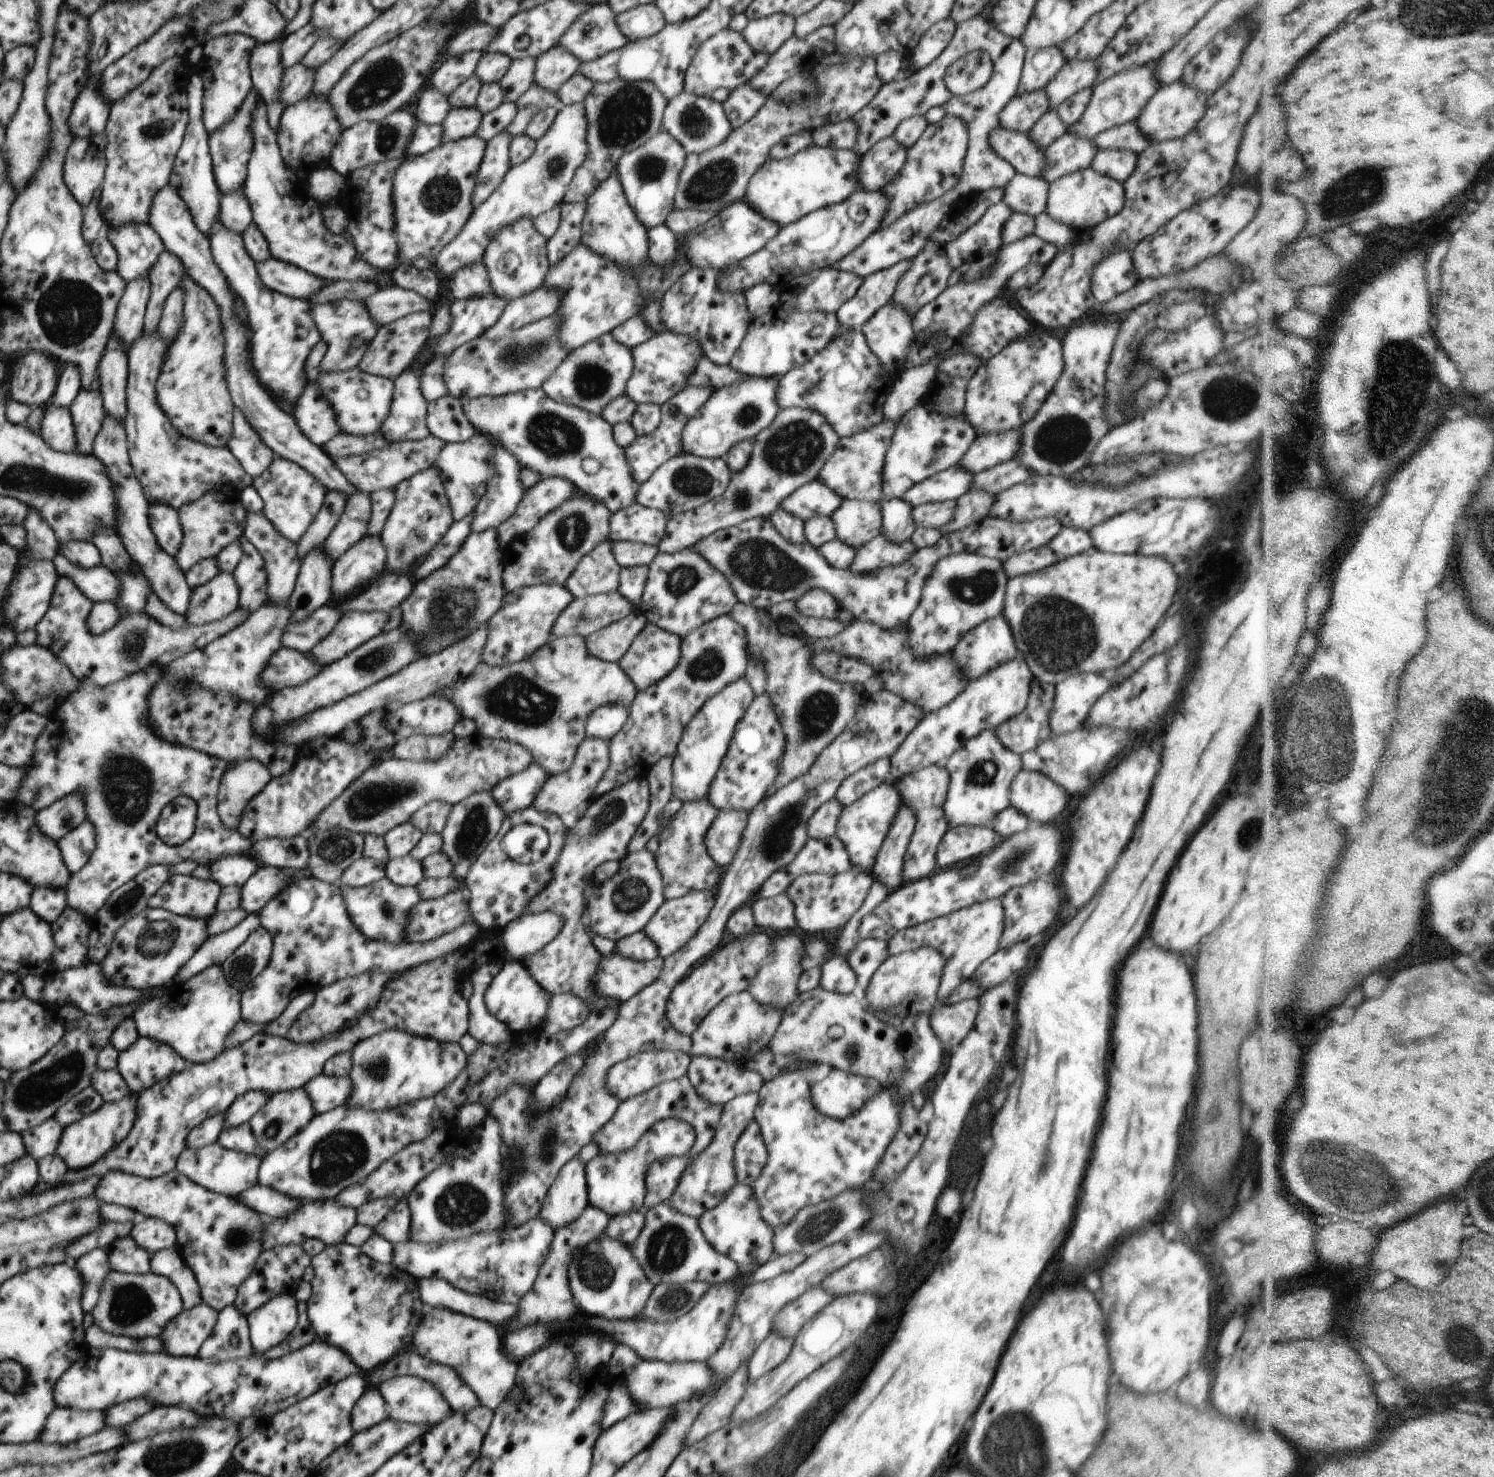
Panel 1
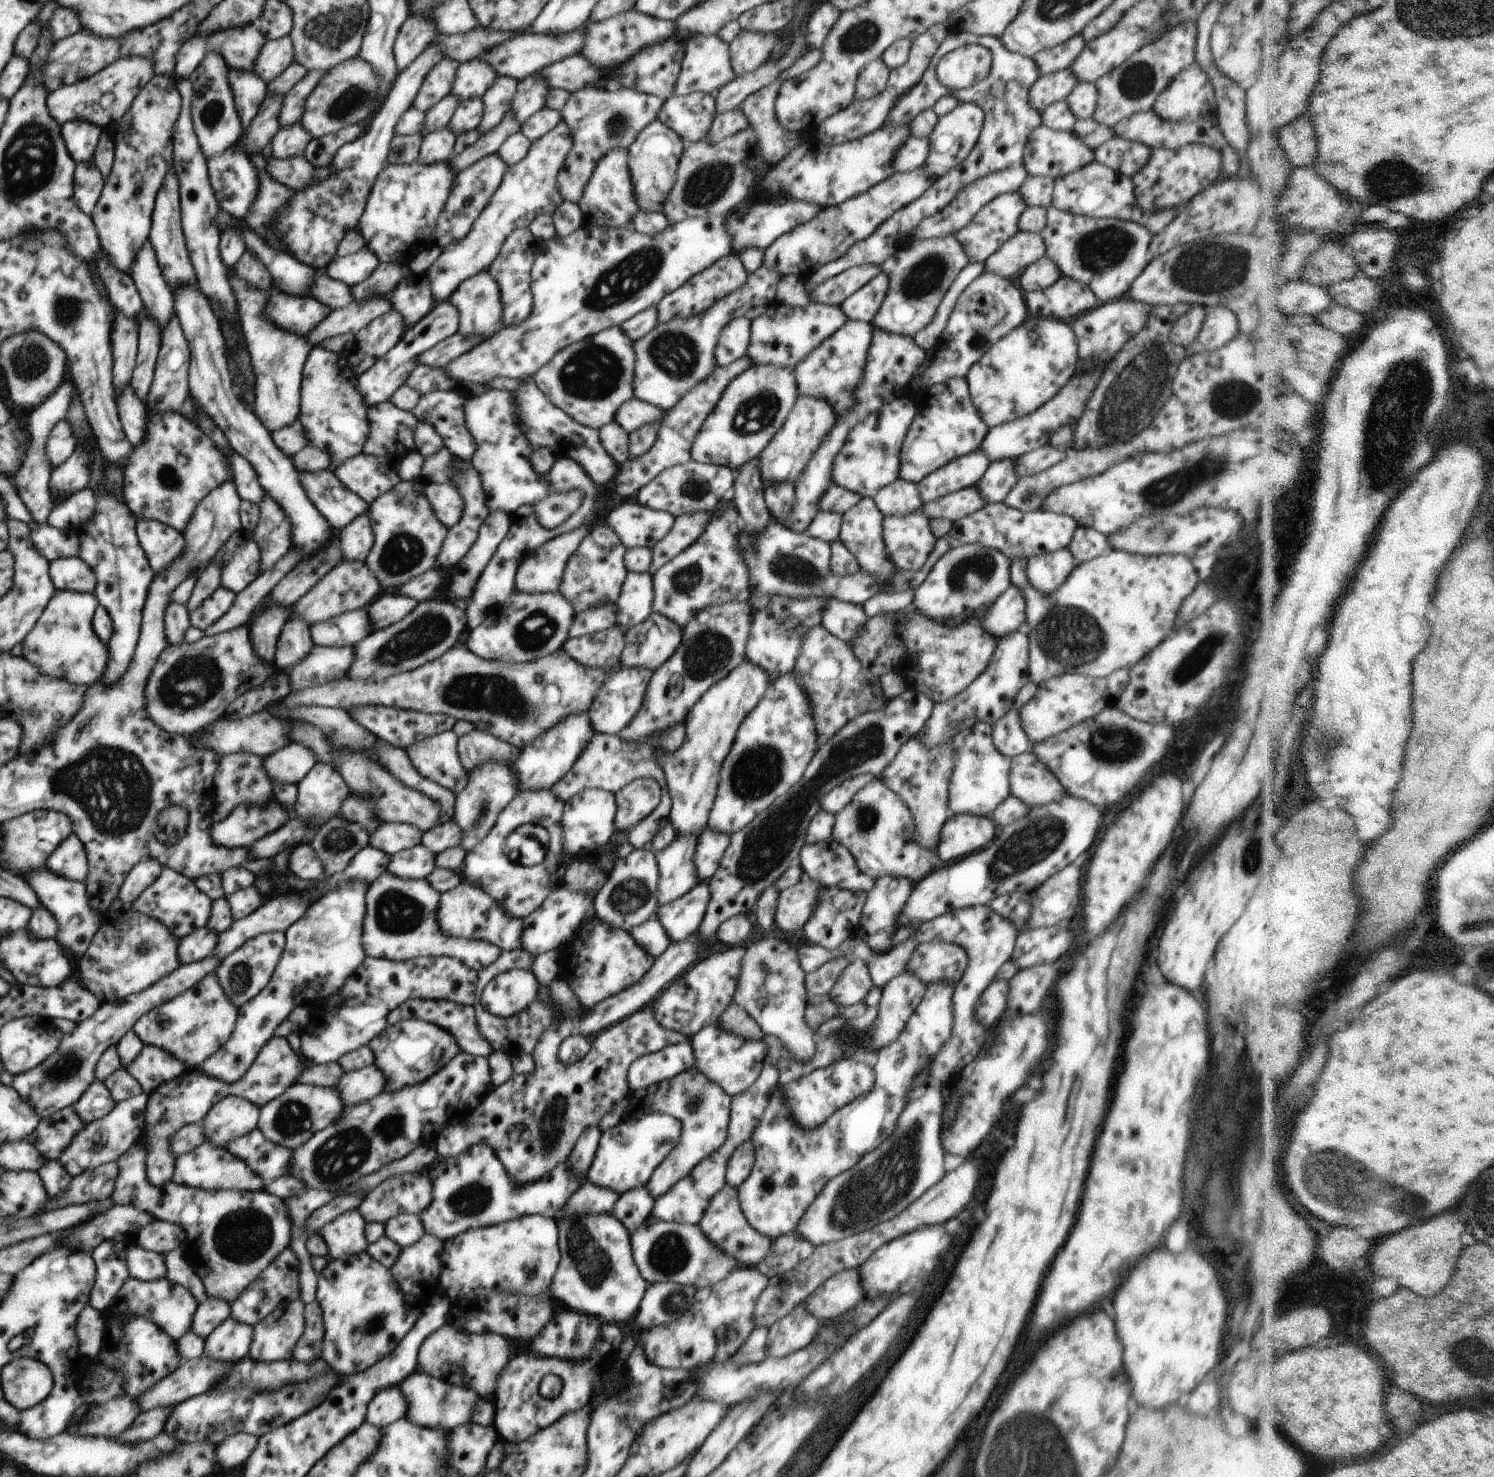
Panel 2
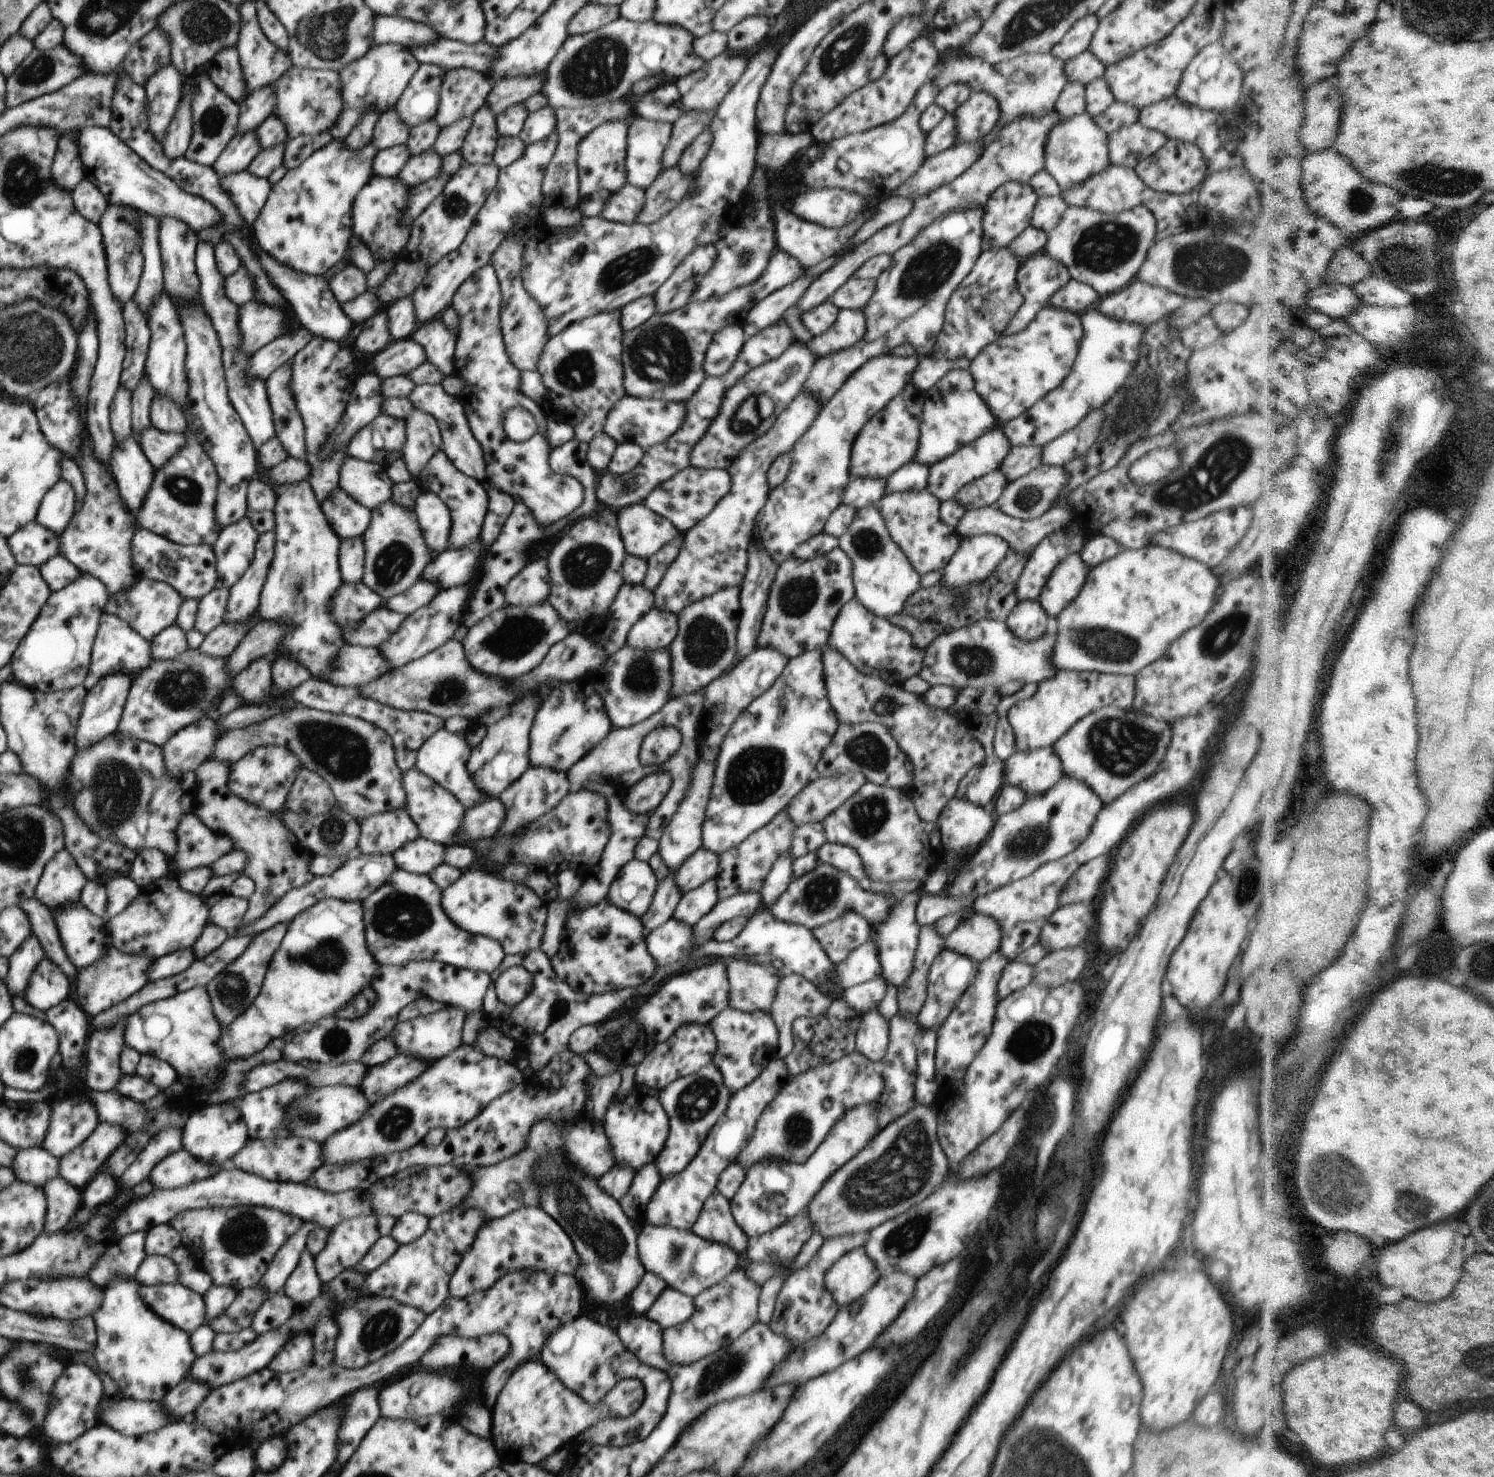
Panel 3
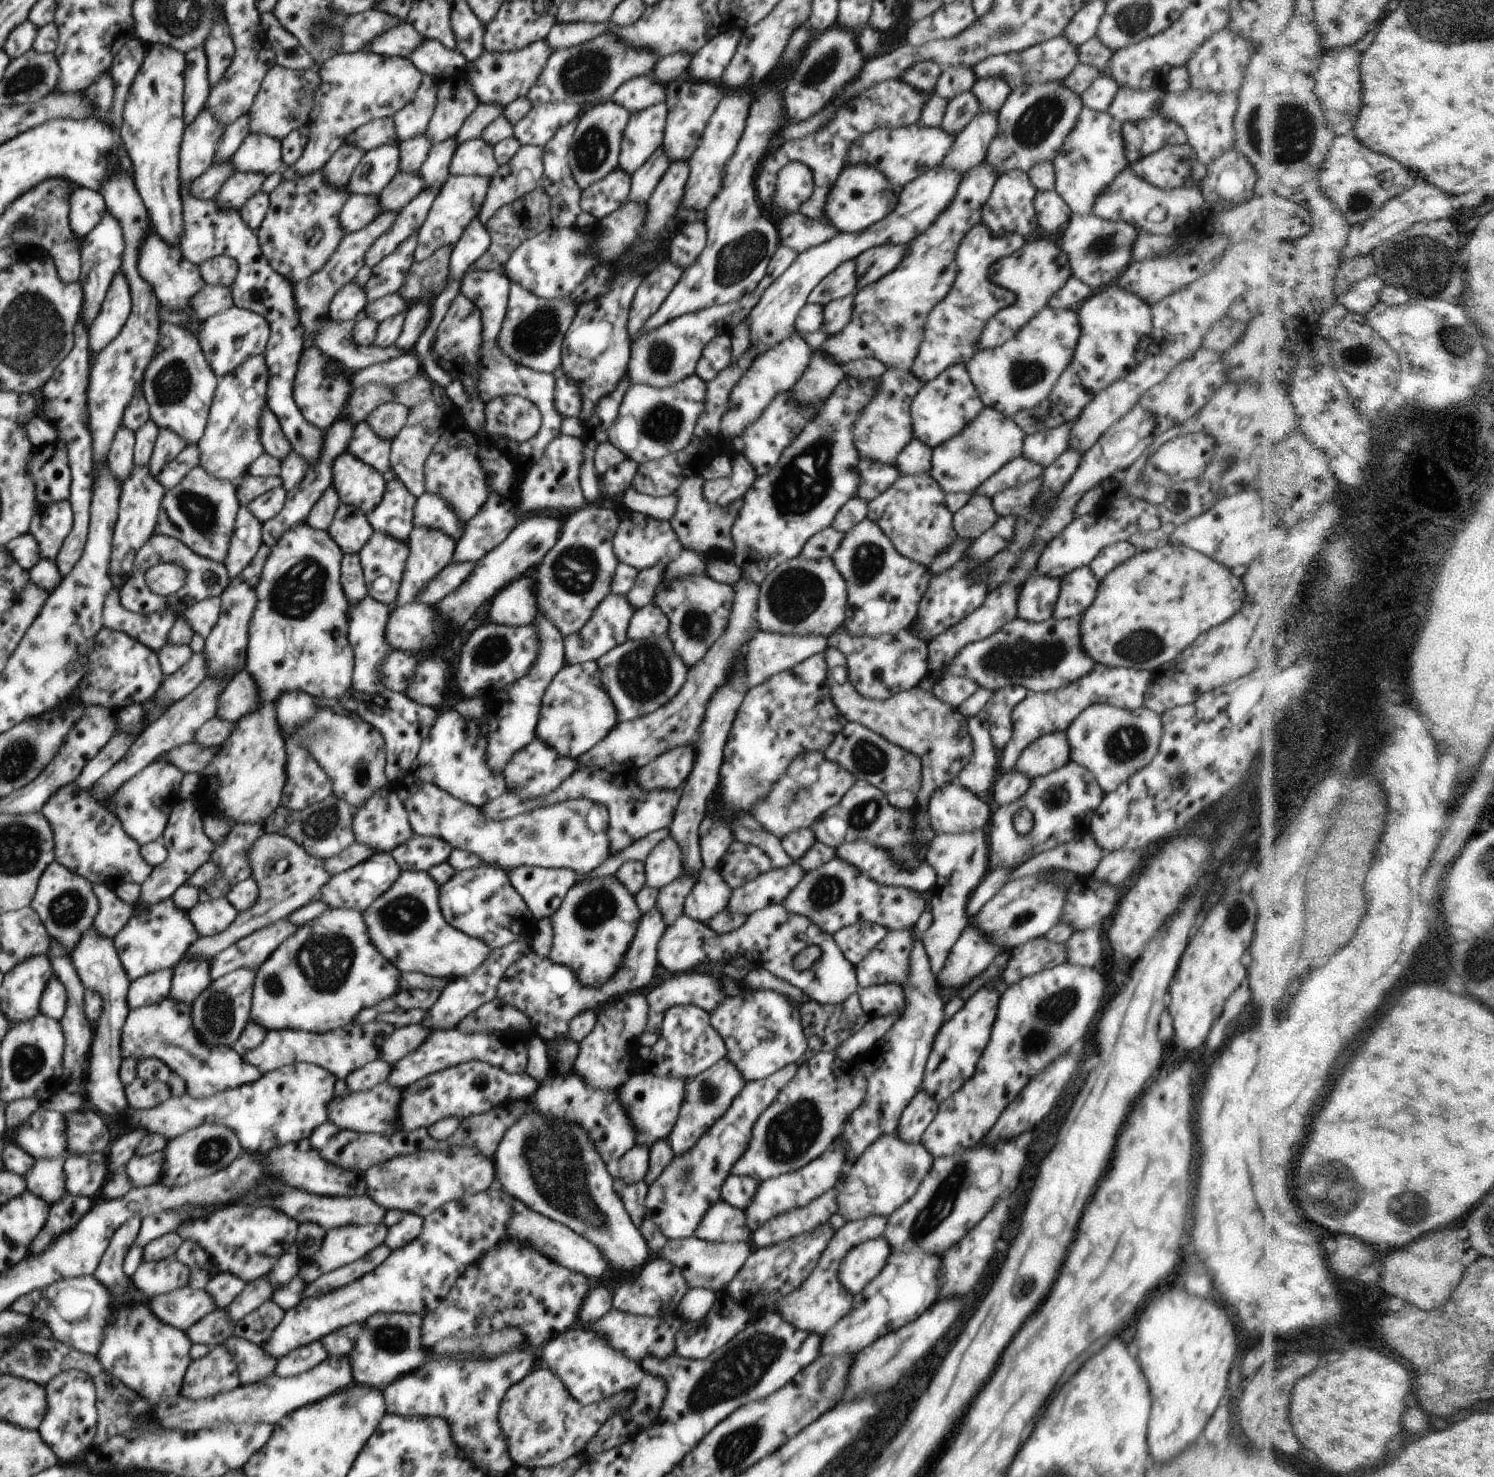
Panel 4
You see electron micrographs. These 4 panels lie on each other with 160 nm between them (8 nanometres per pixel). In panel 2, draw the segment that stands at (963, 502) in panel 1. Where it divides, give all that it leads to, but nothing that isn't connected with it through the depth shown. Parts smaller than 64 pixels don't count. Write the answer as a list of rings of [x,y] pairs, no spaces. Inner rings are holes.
[[[1004,459],[990,462],[984,476],[975,484],[985,504],[1002,503],[1016,486],[1017,476],[1013,470],[1015,460]]]

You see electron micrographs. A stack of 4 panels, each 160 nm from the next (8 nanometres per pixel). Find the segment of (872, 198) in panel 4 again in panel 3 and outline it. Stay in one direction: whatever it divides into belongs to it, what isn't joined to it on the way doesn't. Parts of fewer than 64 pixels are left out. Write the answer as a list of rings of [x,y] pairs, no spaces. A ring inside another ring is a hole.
[[[814,189],[802,192],[794,204],[792,212],[802,220],[825,227],[843,227],[858,213],[861,213],[864,198],[842,189]]]

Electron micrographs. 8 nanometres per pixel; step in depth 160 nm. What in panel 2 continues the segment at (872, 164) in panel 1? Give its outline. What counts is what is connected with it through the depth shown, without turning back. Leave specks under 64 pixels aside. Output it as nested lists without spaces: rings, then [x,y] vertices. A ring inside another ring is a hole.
[[[910,135],[891,158],[892,173],[905,173],[920,169],[929,153],[929,138]]]

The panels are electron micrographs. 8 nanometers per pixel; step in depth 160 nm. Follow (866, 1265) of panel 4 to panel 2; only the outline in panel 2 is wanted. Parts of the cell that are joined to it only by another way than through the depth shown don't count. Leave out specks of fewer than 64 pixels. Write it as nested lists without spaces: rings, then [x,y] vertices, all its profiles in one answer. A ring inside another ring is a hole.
[[[859,1268],[835,1274],[806,1300],[805,1309],[820,1322],[840,1317],[866,1299],[859,1282]]]

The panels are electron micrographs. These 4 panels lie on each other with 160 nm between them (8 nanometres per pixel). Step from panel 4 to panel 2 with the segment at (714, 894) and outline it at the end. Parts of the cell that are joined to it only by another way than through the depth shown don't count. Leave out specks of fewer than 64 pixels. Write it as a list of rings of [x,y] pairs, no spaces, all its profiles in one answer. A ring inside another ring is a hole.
[[[700,882],[683,897],[657,909],[656,918],[672,943],[686,940],[698,930],[707,911],[711,892],[707,882]]]

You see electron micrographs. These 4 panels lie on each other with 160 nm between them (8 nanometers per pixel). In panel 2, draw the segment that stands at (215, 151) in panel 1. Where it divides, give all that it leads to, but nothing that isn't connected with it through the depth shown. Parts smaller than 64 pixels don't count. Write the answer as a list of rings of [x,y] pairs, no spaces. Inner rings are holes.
[[[235,143],[219,155],[207,159],[207,169],[211,187],[222,212],[244,220],[259,187],[257,170],[250,162],[249,156]]]

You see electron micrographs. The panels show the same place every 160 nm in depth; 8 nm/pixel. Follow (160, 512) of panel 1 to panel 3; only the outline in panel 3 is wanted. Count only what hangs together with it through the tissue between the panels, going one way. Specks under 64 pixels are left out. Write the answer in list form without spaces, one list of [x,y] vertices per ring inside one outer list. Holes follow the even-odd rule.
[[[138,528],[132,540],[134,564],[140,566],[140,574],[146,579],[160,581],[175,588],[183,600],[193,598],[200,600],[208,594],[217,581],[217,558],[209,544],[183,545],[149,530]]]

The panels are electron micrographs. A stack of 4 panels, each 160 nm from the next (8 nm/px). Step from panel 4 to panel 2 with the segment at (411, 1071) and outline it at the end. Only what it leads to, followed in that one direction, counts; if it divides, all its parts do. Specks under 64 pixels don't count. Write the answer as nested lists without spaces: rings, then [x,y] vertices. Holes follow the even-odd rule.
[[[370,1065],[349,1073],[342,1073],[334,1088],[342,1104],[357,1105],[385,1092],[385,1077],[376,1066]]]

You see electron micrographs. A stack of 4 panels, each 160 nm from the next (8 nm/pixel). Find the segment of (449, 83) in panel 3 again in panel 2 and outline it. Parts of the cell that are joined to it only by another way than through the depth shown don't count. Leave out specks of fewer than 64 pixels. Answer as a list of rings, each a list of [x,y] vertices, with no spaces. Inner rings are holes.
[[[482,59],[460,63],[451,92],[457,99],[465,101],[482,97],[498,78],[496,69]]]

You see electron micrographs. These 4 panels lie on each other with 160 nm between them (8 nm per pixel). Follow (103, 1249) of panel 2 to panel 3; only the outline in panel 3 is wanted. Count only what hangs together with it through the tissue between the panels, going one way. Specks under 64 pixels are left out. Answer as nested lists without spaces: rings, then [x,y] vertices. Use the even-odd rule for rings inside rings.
[[[134,1232],[134,1234],[128,1234],[124,1238],[118,1240],[118,1252],[114,1246],[110,1246],[102,1256],[100,1260],[96,1262],[94,1268],[90,1268],[90,1282],[100,1286],[102,1292],[102,1272],[104,1276],[122,1276],[124,1279],[134,1280],[138,1267],[142,1264],[144,1256],[146,1256],[145,1251],[145,1232]],[[114,1256],[114,1258],[112,1258]],[[94,1270],[96,1270],[96,1278],[94,1278]]]

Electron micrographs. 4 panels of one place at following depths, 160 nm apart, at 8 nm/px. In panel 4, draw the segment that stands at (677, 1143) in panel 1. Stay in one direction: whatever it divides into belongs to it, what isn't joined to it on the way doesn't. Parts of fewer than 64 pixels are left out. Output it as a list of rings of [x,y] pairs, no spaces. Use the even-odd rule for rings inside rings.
[[[635,1072],[618,1089],[618,1100],[622,1102],[630,1122],[634,1124],[636,1144],[646,1144],[646,1146],[652,1147],[654,1142],[664,1140],[671,1134],[680,1114],[684,1094],[686,1094],[686,1078],[655,1076],[645,1072]]]

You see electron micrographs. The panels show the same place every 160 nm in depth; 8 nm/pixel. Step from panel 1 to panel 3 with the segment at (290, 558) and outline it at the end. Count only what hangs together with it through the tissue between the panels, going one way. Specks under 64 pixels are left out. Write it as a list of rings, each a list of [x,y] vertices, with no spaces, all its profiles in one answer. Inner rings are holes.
[[[256,658],[236,676],[234,686],[248,704],[266,704],[270,702],[270,692],[266,692],[270,690],[270,678],[270,660]]]

